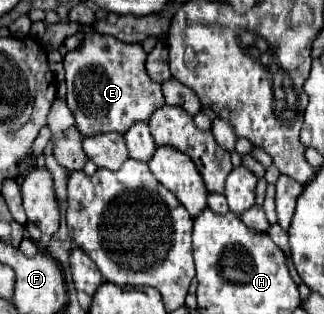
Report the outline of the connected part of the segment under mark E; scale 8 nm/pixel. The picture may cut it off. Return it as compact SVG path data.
M91 34L83 44L65 54L65 80L67 80L67 106L75 116L75 126L83 136L119 132L153 114L165 104L161 86L151 82L145 72L145 50L141 44L127 44L115 36Z

